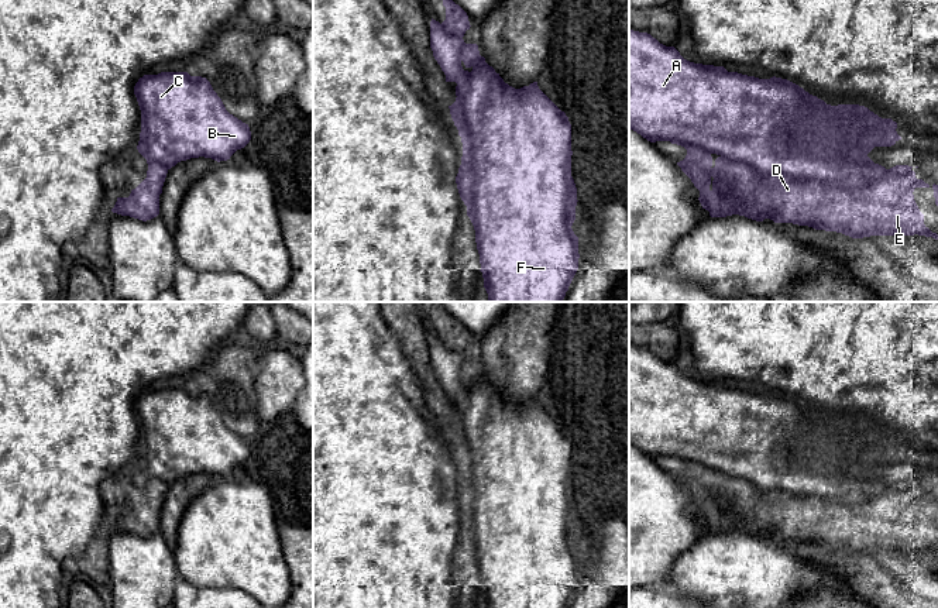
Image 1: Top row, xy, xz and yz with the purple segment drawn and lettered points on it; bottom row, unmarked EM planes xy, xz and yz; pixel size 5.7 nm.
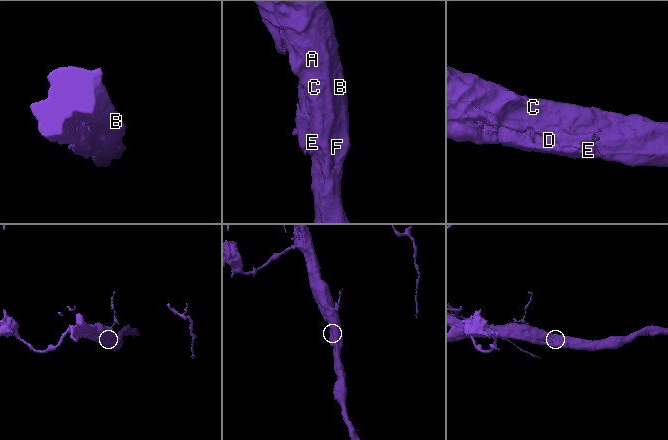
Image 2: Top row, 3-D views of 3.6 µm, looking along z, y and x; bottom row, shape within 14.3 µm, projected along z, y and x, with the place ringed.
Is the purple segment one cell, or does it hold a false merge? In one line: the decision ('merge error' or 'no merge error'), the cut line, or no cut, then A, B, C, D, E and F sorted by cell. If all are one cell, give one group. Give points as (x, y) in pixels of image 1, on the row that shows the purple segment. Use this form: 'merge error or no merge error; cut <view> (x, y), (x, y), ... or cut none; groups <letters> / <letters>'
merge error; cut yz (872, 112), (851, 126), (806, 119), (784, 144), (721, 157); groups A B C F / D E

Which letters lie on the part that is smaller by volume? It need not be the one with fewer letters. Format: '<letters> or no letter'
D, E

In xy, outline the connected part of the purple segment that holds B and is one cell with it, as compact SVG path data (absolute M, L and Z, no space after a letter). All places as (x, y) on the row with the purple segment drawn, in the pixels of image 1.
M161 72L144 75L134 86L141 118L140 141L147 144L164 161L212 158L227 161L251 140L248 124L230 114L210 82L188 72Z

